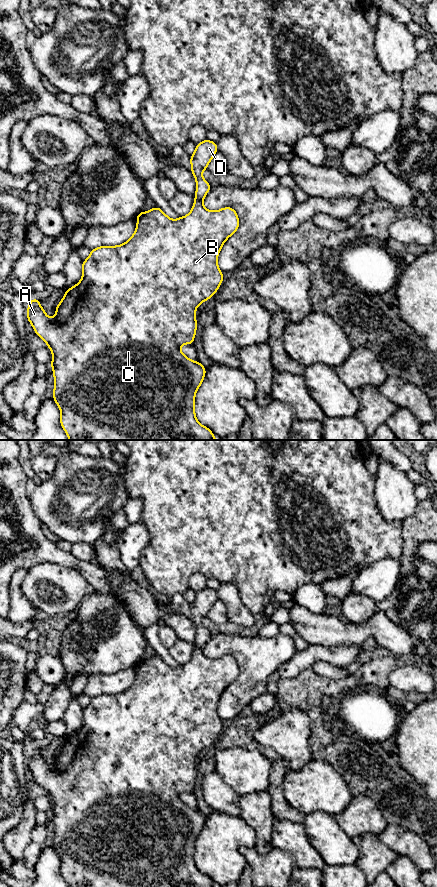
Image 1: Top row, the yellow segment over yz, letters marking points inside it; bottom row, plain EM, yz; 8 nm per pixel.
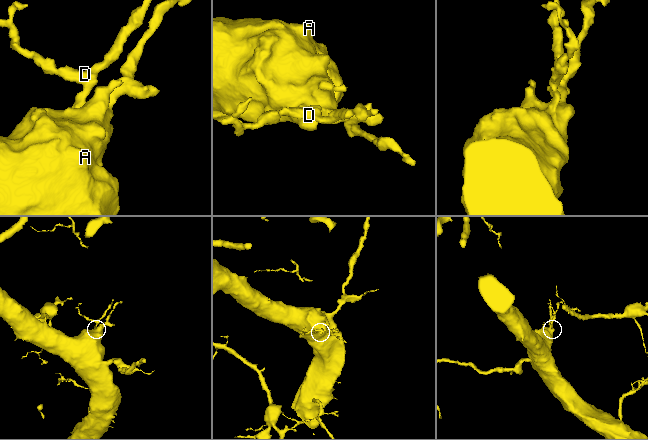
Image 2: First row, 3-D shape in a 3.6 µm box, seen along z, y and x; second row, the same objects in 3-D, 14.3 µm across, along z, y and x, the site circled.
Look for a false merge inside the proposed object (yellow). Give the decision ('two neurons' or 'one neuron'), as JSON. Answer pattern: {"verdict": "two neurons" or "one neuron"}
{"verdict": "one neuron"}

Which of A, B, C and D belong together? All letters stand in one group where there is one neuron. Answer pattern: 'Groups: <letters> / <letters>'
Groups: A B C D

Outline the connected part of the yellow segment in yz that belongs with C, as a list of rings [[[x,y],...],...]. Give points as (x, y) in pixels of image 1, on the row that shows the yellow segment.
[[[206,139],[196,145],[196,150],[191,155],[191,172],[195,176],[197,189],[193,207],[188,215],[173,220],[157,206],[148,212],[140,212],[136,217],[135,232],[128,241],[122,245],[101,246],[90,251],[90,256],[82,262],[83,275],[80,282],[65,291],[63,299],[56,306],[53,319],[47,316],[38,298],[29,301],[27,319],[36,335],[46,342],[53,355],[50,364],[55,382],[53,399],[61,410],[60,424],[69,440],[216,440],[212,431],[198,422],[194,411],[195,394],[204,380],[206,368],[198,361],[187,358],[180,351],[180,346],[194,343],[197,328],[196,309],[202,302],[210,299],[223,282],[223,273],[218,267],[217,258],[225,241],[240,225],[233,208],[224,207],[217,211],[209,211],[203,205],[211,185],[201,174],[207,169],[217,151],[217,143]]]

